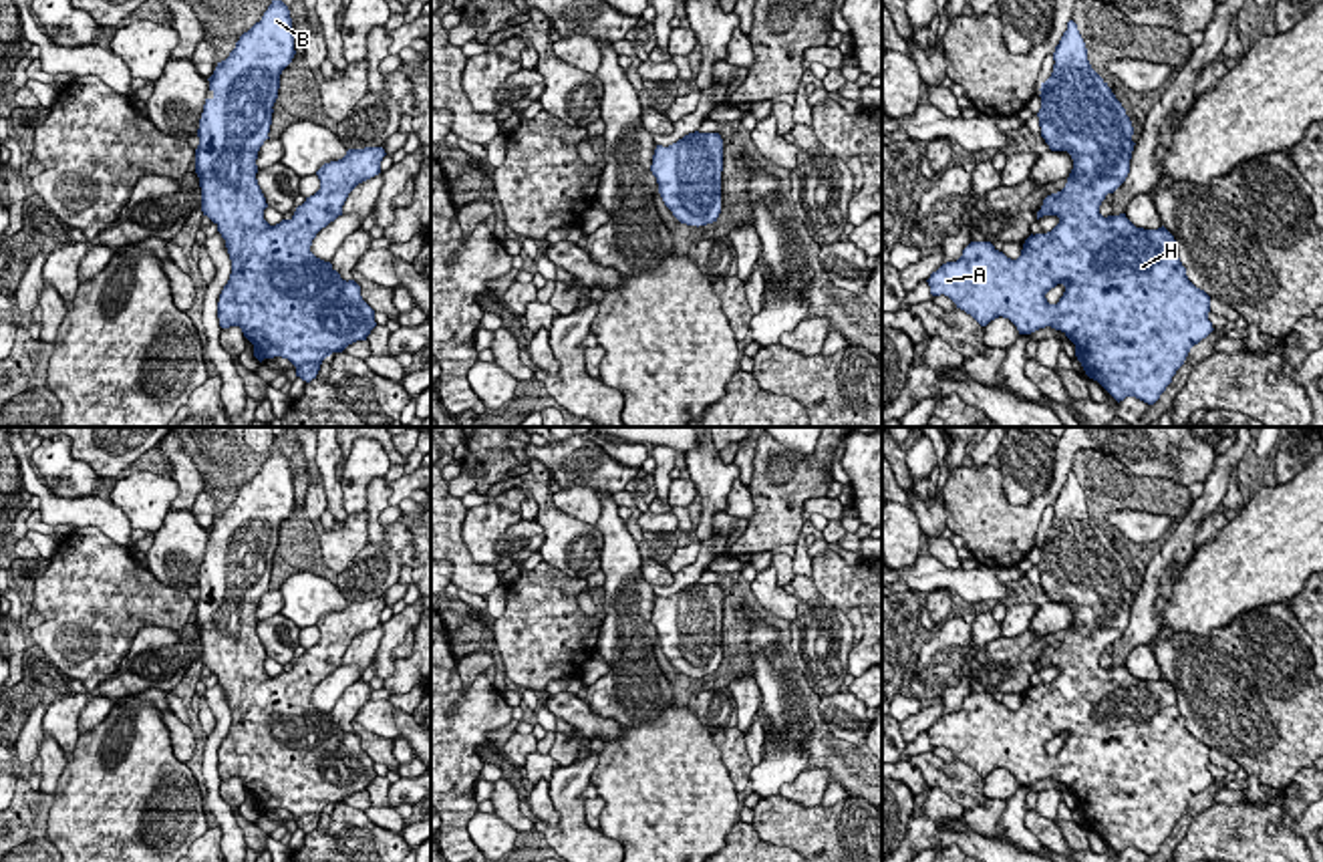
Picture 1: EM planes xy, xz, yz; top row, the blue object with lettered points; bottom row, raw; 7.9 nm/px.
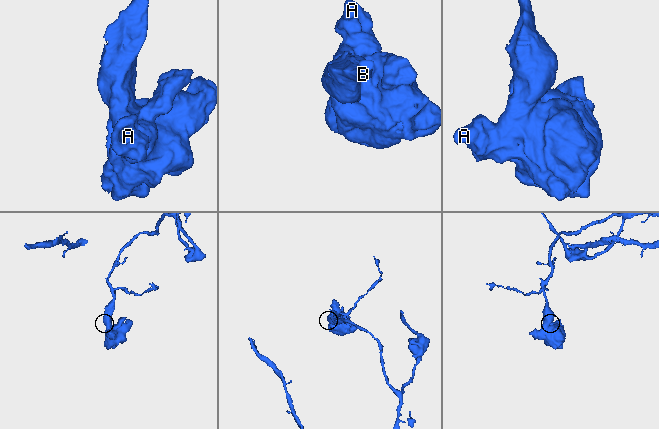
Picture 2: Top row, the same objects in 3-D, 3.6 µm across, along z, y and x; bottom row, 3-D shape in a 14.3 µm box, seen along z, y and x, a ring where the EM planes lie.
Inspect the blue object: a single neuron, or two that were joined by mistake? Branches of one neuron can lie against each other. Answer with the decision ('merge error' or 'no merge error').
no merge error

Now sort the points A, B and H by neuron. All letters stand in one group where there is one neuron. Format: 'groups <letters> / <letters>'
groups A B H

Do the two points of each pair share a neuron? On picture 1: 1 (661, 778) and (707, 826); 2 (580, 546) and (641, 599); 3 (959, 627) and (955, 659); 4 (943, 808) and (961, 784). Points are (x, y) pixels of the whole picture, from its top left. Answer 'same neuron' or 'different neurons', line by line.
1: same neuron
2: different neurons
3: same neuron
4: different neurons

